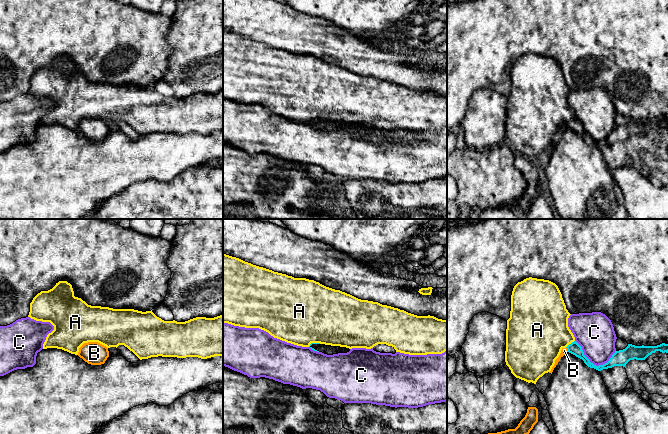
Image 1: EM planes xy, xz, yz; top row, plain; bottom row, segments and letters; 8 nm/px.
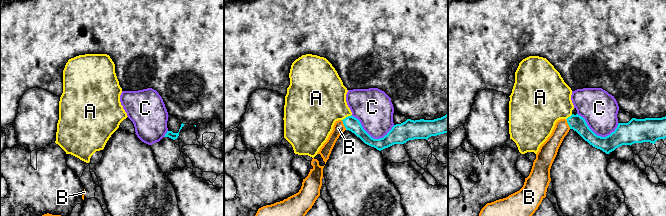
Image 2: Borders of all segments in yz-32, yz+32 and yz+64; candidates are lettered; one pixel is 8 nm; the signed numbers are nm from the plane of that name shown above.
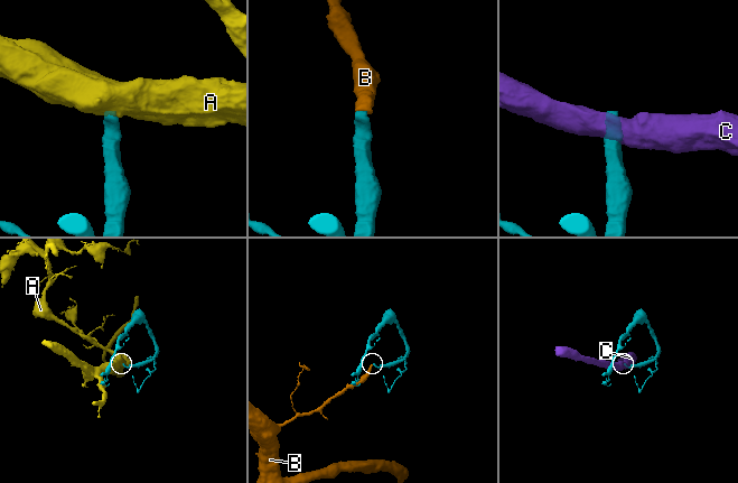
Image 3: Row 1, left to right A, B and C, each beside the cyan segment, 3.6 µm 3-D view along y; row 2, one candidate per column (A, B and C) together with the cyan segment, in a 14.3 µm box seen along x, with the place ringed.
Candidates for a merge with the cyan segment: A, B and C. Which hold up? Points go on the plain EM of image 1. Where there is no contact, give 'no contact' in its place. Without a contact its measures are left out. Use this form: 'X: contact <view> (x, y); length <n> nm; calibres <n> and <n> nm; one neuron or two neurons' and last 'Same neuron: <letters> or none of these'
A: contact yz (569, 120); length 100 nm; calibres 100 and 440 nm; two neurons
B: contact yz (567, 125); length 40 nm; calibres 100 and 50 nm; one neuron
C: contact yz (592, 139); length 340 nm; calibres 130 and 320 nm; two neurons
Same neuron: B

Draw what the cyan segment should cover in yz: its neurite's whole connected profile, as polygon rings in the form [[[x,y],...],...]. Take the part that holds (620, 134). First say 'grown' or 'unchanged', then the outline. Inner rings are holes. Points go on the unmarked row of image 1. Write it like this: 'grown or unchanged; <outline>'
grown; [[[574,117],[571,120],[569,120],[566,124],[562,124],[559,133],[555,136],[555,140],[549,149],[552,150],[554,144],[556,143],[560,135],[567,128],[582,135],[588,143],[601,147],[603,145],[612,144],[614,142],[625,143],[630,136],[634,136],[634,135],[645,136],[649,131],[655,129],[656,127],[660,127],[662,129],[665,128],[668,129],[668,120],[662,119],[657,122],[644,122],[644,121],[635,122],[632,120],[628,120],[628,122],[625,125],[615,127],[615,129],[612,131],[612,133],[609,135],[607,139],[596,142],[593,139],[591,139],[590,136],[584,131],[582,123],[576,117]]]

